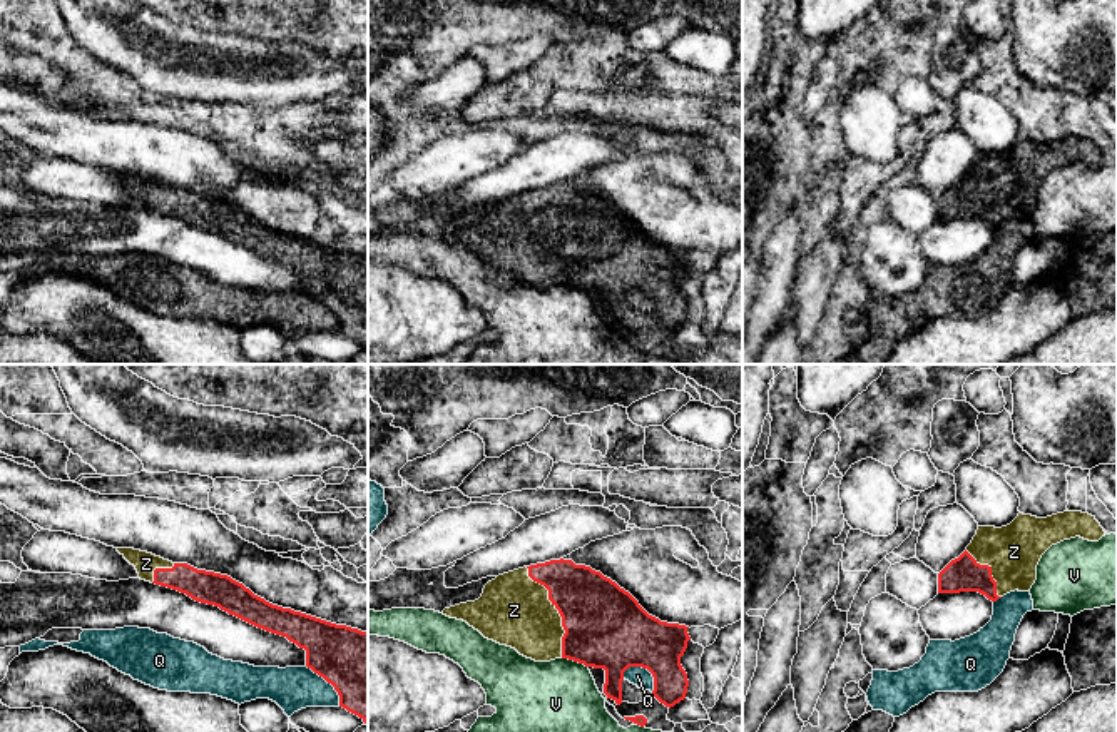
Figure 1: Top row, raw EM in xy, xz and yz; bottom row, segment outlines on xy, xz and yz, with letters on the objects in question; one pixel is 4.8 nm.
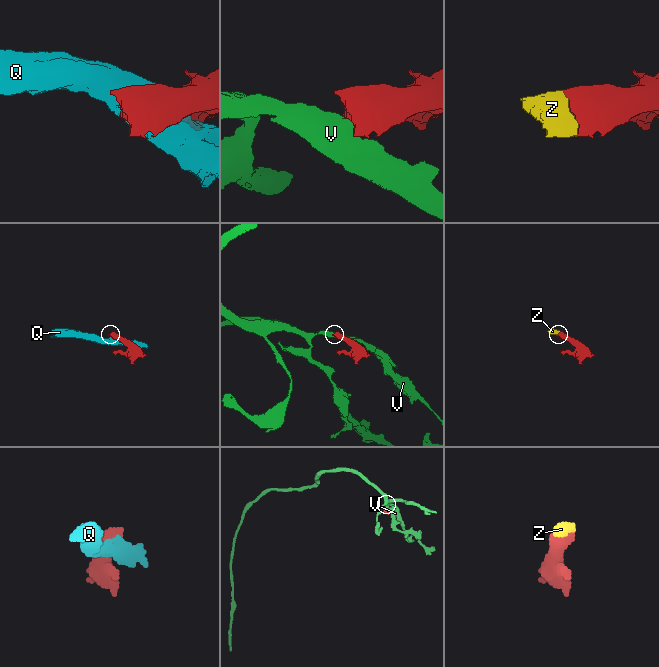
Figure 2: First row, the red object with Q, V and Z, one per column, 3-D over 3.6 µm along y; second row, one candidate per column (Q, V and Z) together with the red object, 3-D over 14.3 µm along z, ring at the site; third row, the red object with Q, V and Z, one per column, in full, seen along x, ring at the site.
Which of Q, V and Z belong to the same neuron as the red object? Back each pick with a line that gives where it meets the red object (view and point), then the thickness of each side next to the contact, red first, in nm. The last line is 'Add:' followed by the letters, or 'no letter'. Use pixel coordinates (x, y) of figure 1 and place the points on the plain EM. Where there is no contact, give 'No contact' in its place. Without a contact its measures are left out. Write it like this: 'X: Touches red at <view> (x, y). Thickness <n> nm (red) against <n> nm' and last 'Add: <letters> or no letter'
Z: Touches red at xz (557, 234). Thickness 400 nm (red) against 340 nm
Add: Z

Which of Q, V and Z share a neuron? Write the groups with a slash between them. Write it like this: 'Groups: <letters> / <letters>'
Groups: Q / V / Z

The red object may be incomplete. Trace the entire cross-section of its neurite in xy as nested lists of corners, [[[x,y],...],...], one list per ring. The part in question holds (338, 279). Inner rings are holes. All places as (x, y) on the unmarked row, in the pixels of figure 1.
[[[134,174],[117,177],[135,192],[140,206],[219,232],[304,274],[306,292],[334,313],[339,333],[368,351],[368,257],[273,231],[227,201],[172,189]]]

